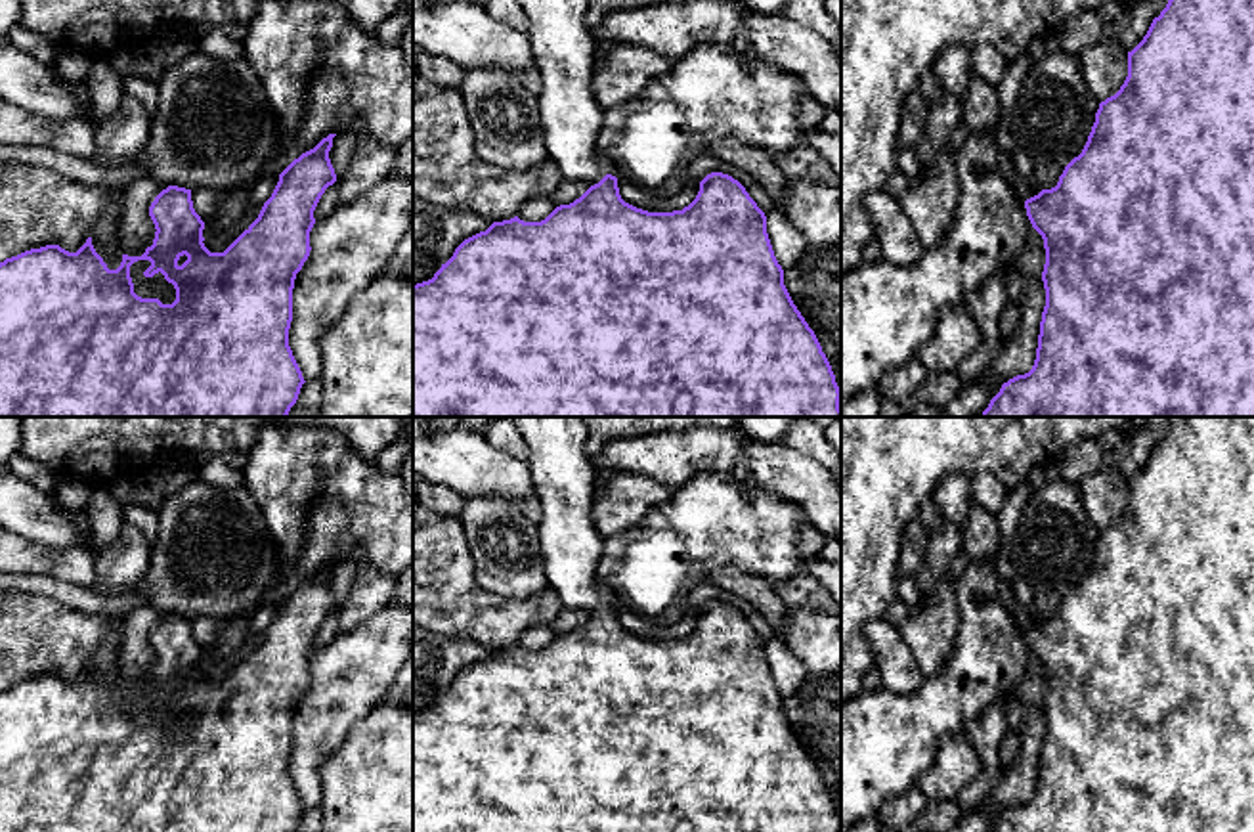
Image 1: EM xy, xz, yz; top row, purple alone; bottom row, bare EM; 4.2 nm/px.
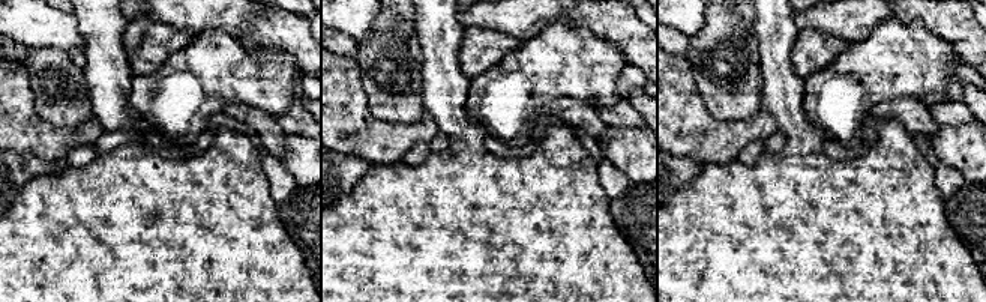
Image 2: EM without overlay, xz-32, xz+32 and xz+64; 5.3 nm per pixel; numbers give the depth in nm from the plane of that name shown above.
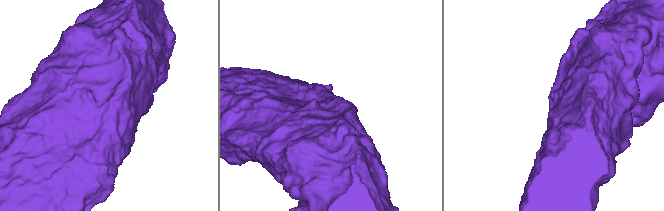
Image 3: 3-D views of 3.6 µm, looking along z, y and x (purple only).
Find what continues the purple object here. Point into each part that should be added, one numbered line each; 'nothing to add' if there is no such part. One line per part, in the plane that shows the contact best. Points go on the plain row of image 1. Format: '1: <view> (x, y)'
1: xz (562, 475)

